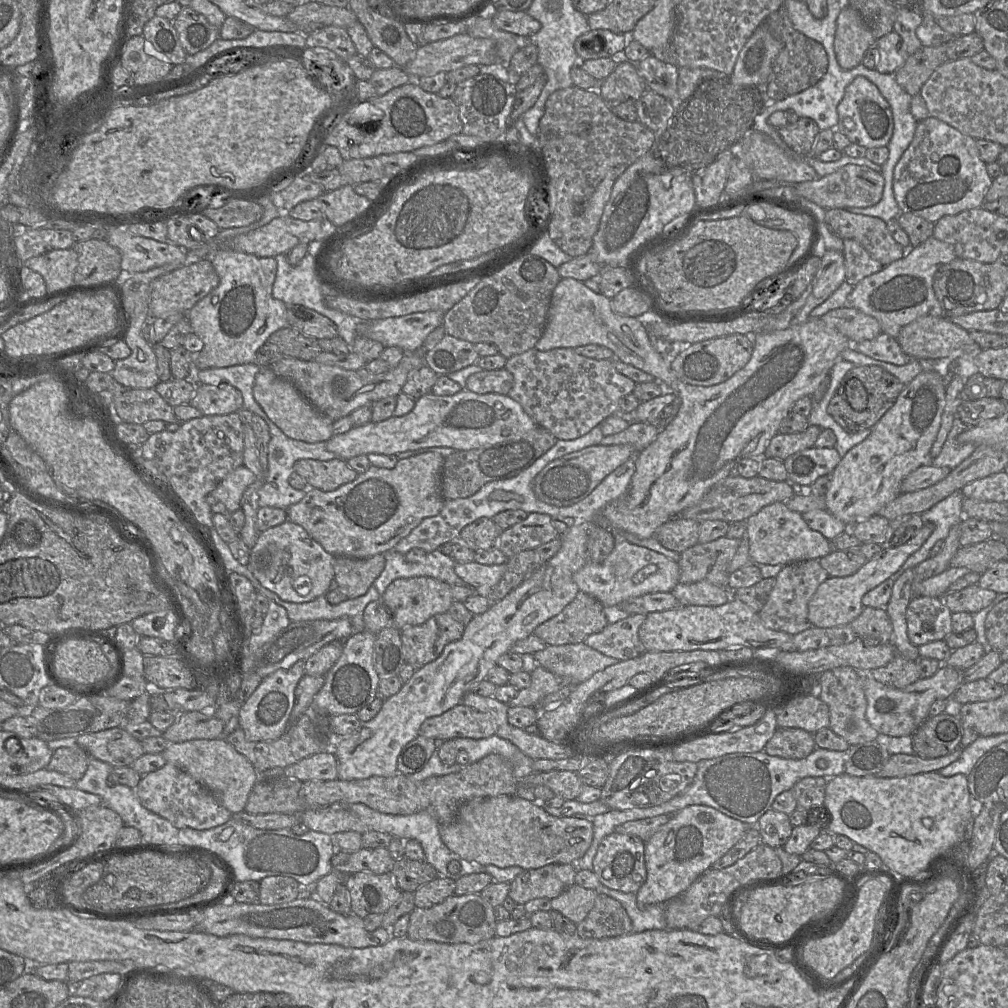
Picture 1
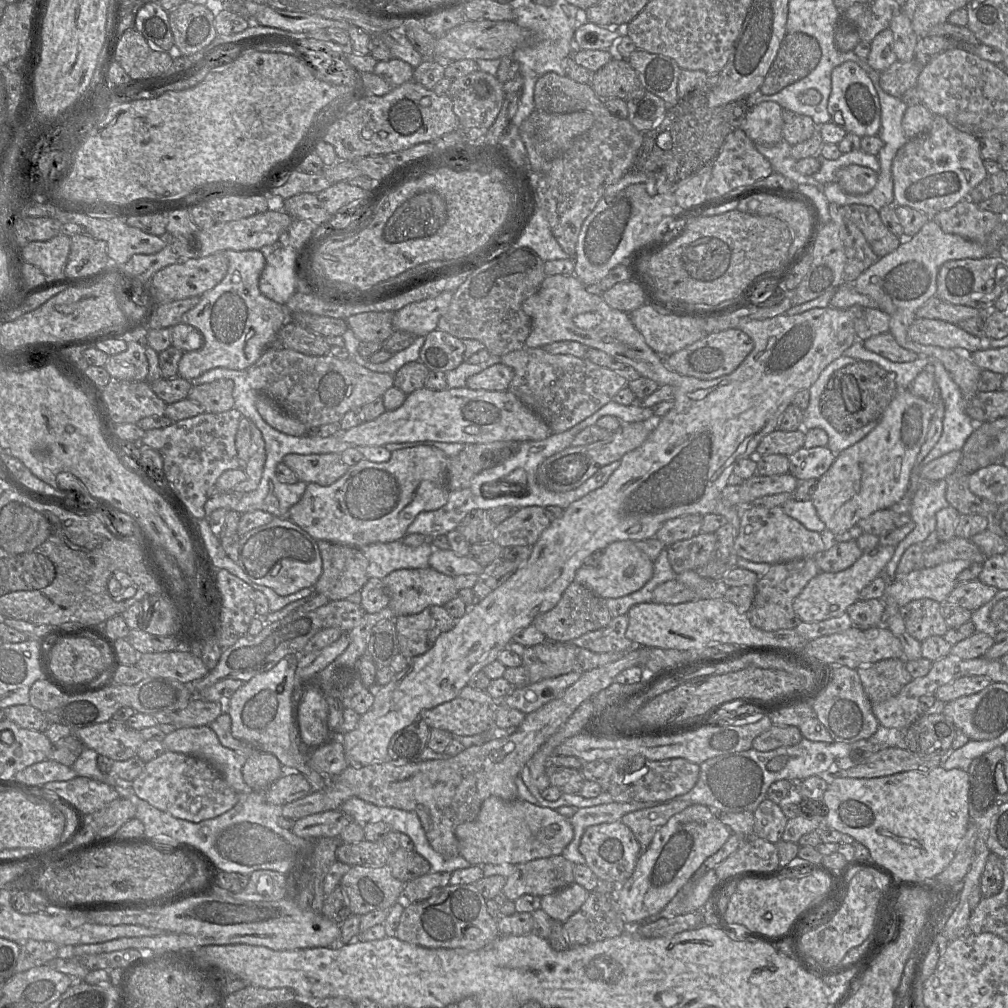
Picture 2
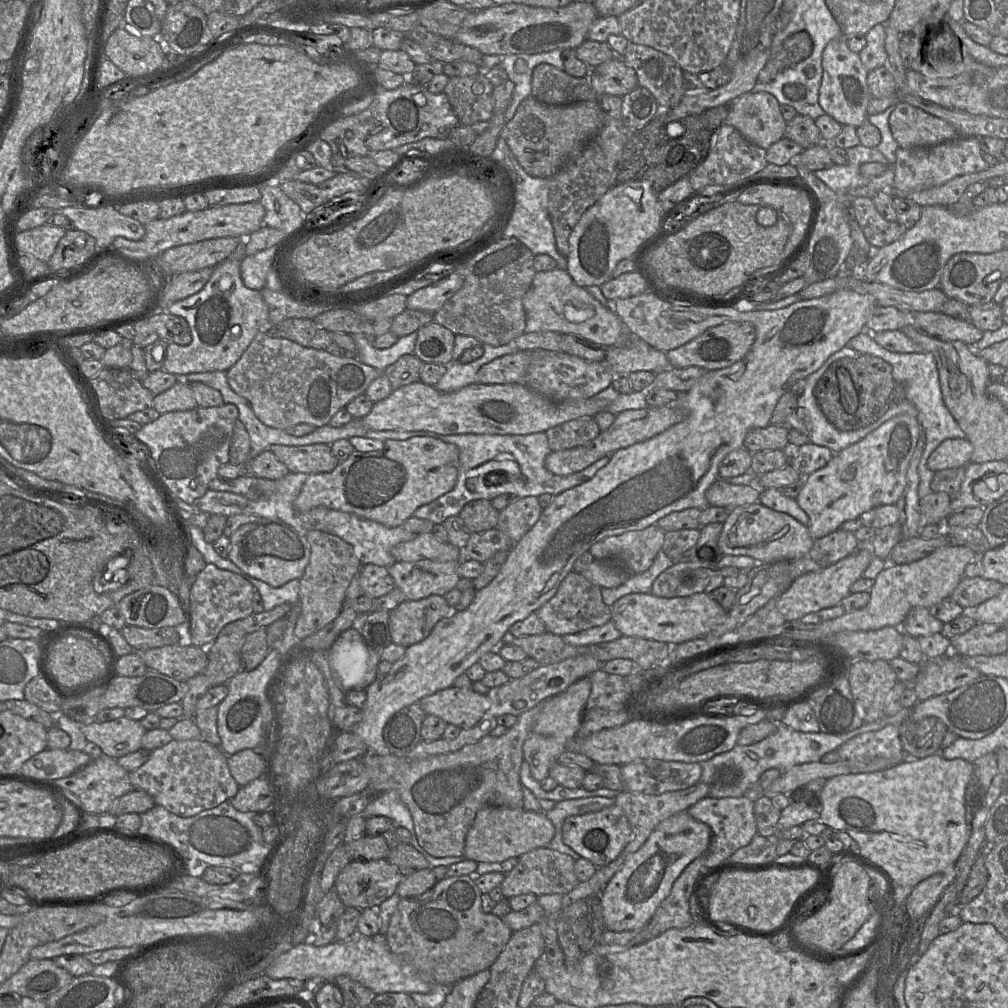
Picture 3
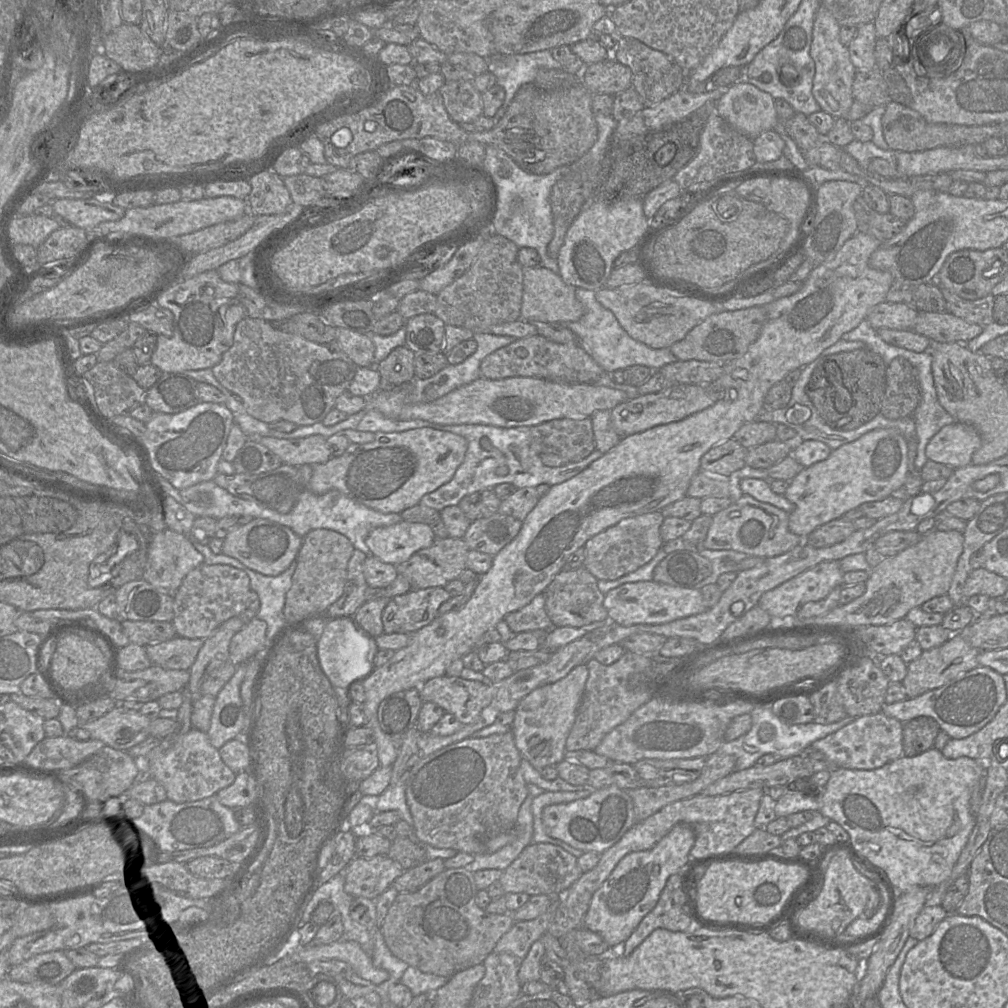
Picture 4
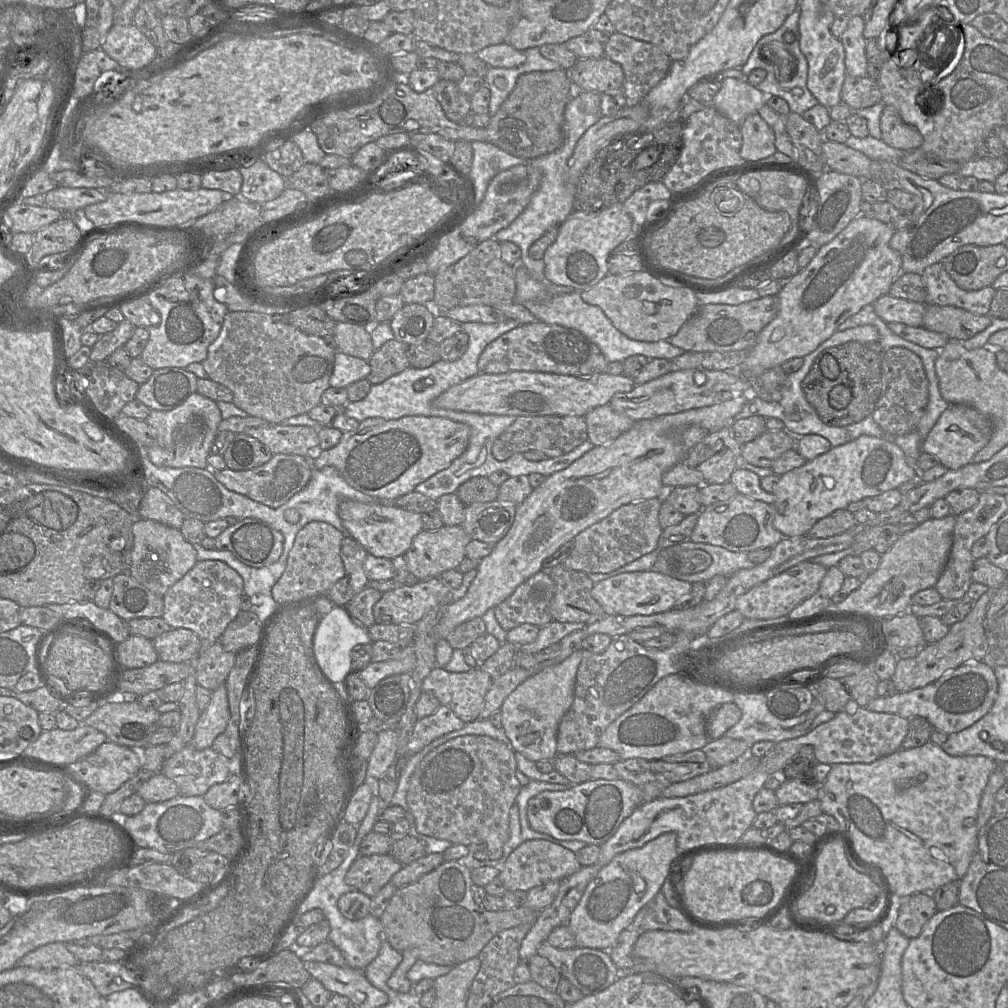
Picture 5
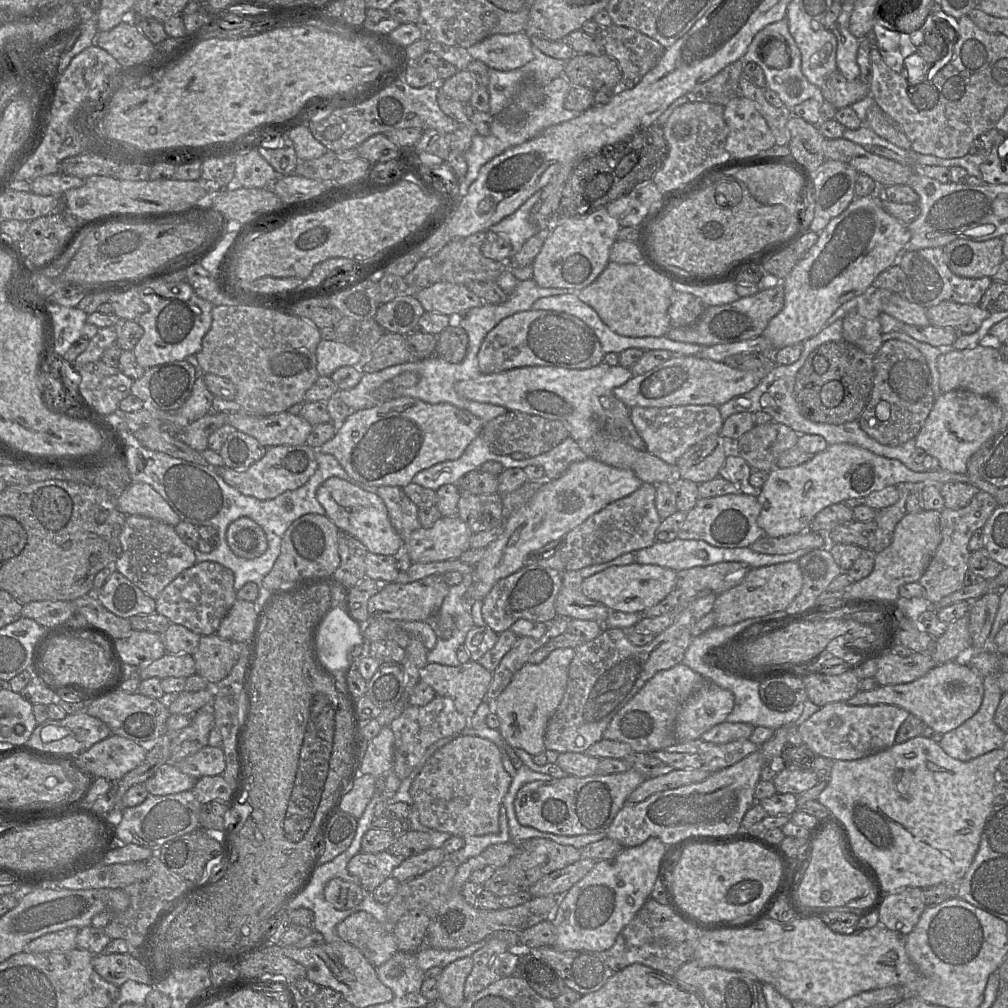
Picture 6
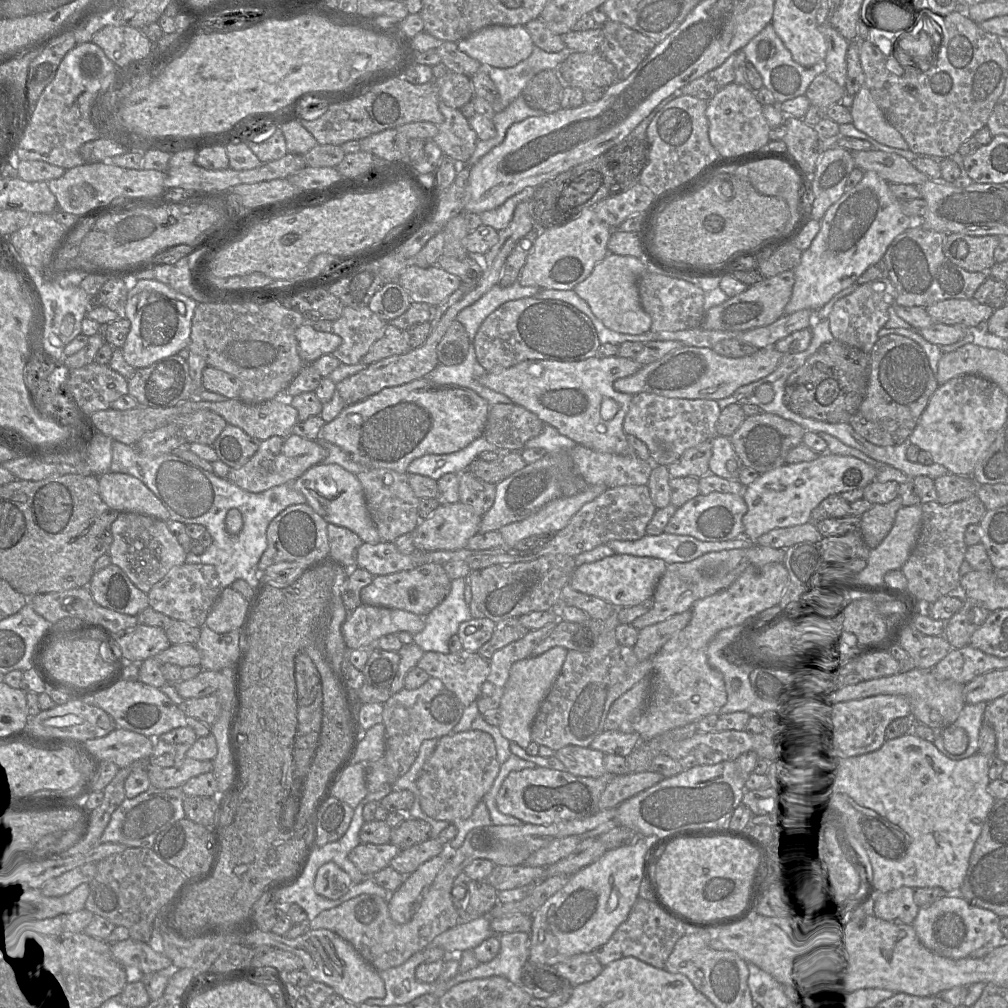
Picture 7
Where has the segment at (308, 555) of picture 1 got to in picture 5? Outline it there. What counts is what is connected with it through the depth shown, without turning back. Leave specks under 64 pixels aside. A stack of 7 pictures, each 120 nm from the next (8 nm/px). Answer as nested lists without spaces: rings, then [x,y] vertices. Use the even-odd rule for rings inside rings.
[[[243,518],[215,538],[216,549],[230,551],[240,562],[261,568],[277,562],[284,536],[258,518]]]

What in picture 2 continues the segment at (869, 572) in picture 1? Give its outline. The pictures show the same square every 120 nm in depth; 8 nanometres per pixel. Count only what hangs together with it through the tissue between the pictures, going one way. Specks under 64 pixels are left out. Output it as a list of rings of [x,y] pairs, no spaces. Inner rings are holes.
[[[878,545],[870,551],[864,551],[861,557],[849,568],[839,572],[820,571],[803,588],[793,602],[793,610],[801,622],[820,622],[839,617],[847,608],[859,600],[860,591],[878,576],[884,574],[884,568],[895,552],[894,546]]]

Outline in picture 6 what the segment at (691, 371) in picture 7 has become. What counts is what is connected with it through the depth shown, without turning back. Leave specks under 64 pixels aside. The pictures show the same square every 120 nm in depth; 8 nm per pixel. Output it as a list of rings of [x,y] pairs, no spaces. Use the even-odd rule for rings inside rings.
[[[674,355],[654,369],[638,376],[633,376],[625,384],[615,387],[613,395],[627,407],[671,407],[684,405],[720,405],[751,391],[762,378],[750,371],[732,368],[725,363],[700,358],[695,355]]]

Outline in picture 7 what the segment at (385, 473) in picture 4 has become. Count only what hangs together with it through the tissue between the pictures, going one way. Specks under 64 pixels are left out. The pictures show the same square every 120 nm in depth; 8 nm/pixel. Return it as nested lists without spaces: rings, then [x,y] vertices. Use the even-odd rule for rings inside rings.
[[[429,377],[386,387],[378,393],[344,408],[332,421],[321,428],[318,441],[341,447],[354,462],[367,469],[386,468],[406,473],[409,464],[427,454],[449,454],[459,451],[483,436],[490,405],[469,388],[453,384],[438,384]]]

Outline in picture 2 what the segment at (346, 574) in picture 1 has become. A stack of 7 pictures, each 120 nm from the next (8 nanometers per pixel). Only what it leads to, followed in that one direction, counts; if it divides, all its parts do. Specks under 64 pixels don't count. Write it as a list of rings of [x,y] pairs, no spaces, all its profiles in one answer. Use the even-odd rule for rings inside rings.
[[[317,540],[322,558],[322,573],[314,585],[316,593],[323,594],[330,601],[343,600],[360,591],[369,579],[367,568],[369,561],[360,548]]]

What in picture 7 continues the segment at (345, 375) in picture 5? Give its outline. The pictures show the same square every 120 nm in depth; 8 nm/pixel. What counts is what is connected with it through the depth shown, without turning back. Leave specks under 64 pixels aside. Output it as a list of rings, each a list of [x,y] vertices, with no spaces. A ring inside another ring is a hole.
[[[310,324],[299,326],[295,335],[304,365],[311,364],[322,355],[332,354],[342,342],[337,334],[314,330]]]

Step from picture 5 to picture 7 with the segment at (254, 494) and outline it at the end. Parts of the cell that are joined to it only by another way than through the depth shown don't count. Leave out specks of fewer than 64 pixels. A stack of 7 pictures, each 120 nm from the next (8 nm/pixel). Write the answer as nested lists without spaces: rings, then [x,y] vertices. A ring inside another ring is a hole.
[[[294,433],[272,436],[261,441],[257,452],[245,465],[231,469],[228,479],[248,492],[260,493],[299,478],[312,466],[322,463],[327,455],[327,450],[318,440],[303,438]]]

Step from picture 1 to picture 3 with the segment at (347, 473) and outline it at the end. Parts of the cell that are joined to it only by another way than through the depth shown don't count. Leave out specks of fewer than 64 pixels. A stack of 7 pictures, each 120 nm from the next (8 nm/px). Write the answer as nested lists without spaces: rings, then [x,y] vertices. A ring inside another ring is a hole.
[[[317,443],[302,446],[274,444],[271,451],[286,465],[290,472],[315,474],[330,472],[339,460],[333,455],[330,445]]]

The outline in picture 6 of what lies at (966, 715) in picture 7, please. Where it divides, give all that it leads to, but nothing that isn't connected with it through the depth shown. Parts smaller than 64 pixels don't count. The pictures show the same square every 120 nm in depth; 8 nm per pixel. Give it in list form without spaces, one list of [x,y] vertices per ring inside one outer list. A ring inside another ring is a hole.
[[[992,673],[983,679],[984,693],[979,710],[959,727],[942,735],[939,745],[950,757],[960,761],[970,761],[992,750],[999,749],[1005,744],[1007,733],[994,722],[994,715],[1003,695],[997,682],[998,674]]]

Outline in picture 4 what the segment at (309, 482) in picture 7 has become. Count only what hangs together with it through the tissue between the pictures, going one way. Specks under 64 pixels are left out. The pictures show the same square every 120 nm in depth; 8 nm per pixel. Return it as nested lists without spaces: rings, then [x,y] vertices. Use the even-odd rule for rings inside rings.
[[[401,520],[373,529],[366,538],[371,555],[393,565],[407,561],[417,551],[430,547],[436,536],[425,523]]]

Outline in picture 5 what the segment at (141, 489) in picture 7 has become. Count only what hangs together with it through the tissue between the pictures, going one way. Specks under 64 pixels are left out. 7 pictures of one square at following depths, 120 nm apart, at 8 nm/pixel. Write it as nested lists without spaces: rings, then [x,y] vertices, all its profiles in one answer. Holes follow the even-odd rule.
[[[147,487],[138,509],[138,517],[160,522],[175,529],[180,529],[184,515],[171,498],[157,487]]]

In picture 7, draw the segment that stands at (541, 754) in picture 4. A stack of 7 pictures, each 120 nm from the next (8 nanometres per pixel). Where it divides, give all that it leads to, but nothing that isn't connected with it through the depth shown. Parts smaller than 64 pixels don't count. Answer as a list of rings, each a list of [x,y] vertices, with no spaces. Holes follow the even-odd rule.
[[[553,647],[539,656],[527,657],[512,665],[499,705],[501,714],[499,730],[510,742],[515,742],[523,749],[532,742],[531,726],[562,669],[567,652],[568,650],[563,647]]]

